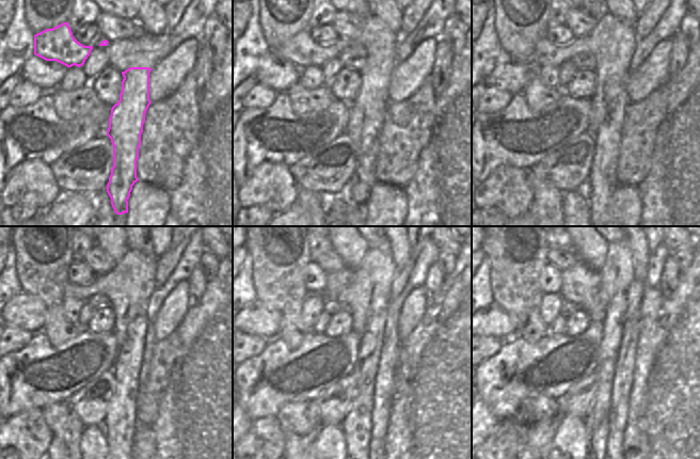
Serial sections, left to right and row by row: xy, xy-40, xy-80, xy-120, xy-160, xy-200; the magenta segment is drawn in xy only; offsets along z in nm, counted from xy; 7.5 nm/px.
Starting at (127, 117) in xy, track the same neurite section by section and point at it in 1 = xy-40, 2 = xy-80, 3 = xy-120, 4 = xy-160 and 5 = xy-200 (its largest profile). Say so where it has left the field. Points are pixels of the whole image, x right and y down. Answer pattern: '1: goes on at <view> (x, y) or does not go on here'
1: goes on at xy-40 (367, 110)
2: goes on at xy-80 (611, 42)
3: goes on at xy-120 (129, 285)
4: goes on at xy-160 (368, 295)
5: goes on at xy-200 (617, 273)

